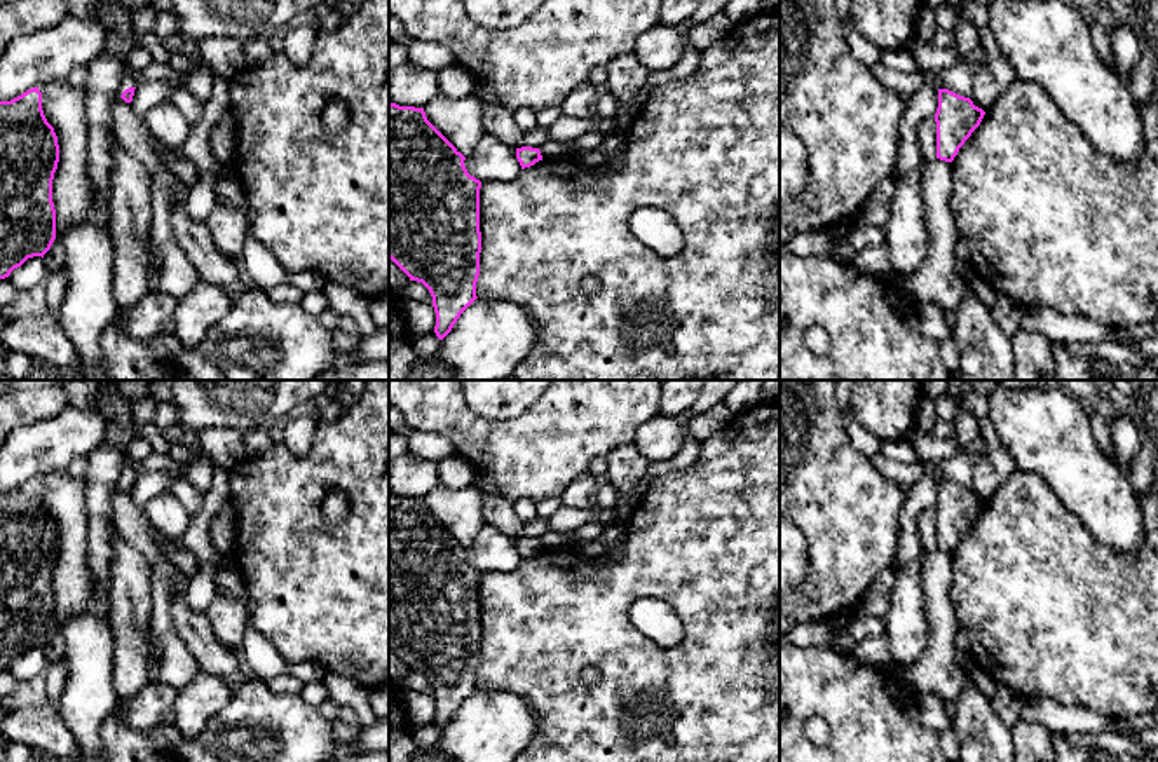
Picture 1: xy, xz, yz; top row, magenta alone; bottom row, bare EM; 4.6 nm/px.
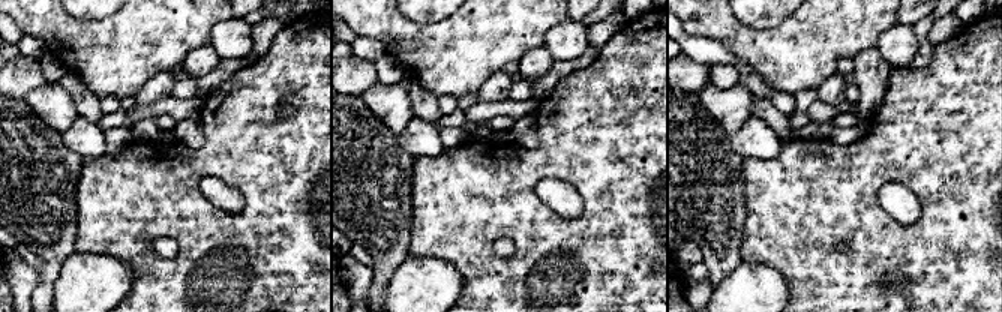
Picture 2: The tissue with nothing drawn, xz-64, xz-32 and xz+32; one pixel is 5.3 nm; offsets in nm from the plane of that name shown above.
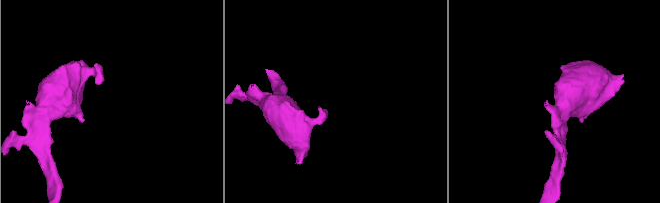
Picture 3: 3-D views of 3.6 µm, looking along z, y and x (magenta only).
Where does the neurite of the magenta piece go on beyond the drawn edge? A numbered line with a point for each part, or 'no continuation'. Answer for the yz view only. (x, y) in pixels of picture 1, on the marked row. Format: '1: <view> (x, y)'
no continuation

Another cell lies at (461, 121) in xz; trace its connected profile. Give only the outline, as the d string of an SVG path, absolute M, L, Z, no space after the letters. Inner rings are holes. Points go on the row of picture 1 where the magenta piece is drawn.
M476 94L464 99L436 96L424 106L427 120L460 152L464 157L485 134L483 103Z

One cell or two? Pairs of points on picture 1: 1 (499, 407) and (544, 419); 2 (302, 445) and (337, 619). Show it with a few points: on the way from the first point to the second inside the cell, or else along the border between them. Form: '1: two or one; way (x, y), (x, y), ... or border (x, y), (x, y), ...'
1: two; border (539, 398), (511, 417), (480, 417)
2: two; border (318, 424), (304, 455), (295, 457), (281, 443)

